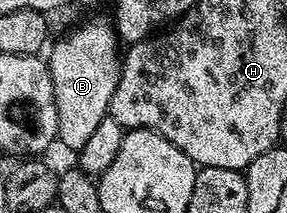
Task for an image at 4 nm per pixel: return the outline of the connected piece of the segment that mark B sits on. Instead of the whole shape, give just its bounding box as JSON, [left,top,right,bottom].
[47,18,122,152]

